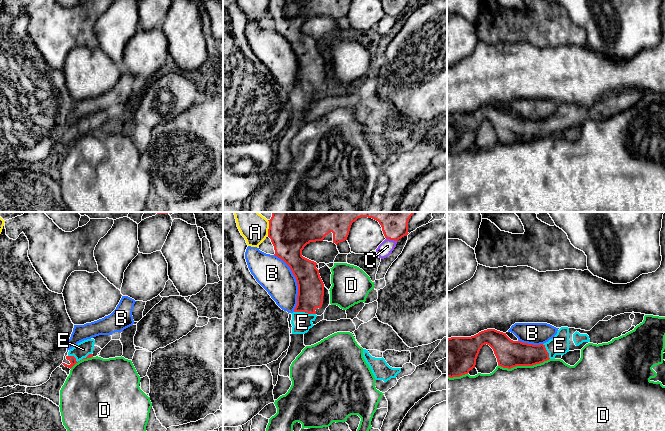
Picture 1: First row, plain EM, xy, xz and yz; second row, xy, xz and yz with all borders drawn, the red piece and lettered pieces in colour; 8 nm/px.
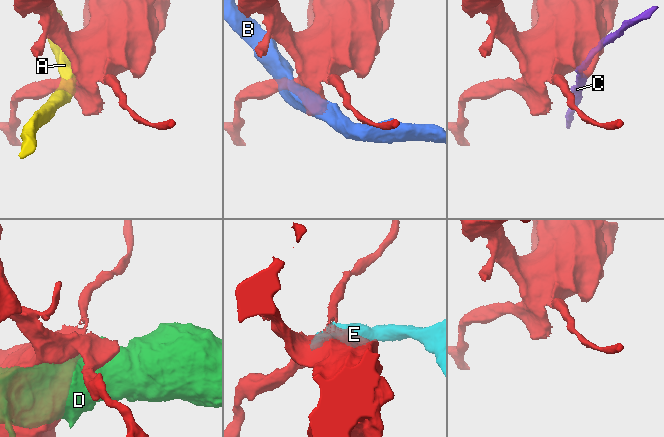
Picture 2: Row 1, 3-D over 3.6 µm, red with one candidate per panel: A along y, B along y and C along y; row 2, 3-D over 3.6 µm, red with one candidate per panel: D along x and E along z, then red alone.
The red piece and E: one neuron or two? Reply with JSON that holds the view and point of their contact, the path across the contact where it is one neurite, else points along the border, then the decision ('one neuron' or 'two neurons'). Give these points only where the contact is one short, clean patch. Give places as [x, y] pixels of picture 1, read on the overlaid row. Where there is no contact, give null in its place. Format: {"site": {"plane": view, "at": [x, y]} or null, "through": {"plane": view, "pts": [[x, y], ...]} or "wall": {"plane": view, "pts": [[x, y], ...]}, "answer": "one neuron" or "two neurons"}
{"site": {"plane": "xy", "at": [80, 360]}, "through": {"plane": "xy", "pts": [[72, 359], [80, 360], [80, 352], [83, 349]]}, "answer": "one neuron"}

